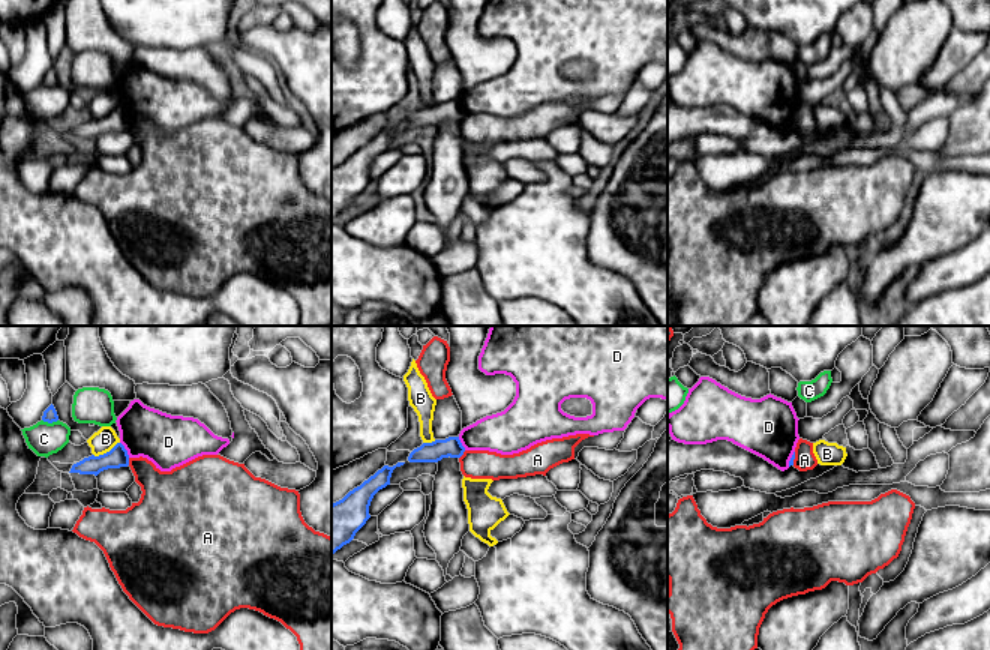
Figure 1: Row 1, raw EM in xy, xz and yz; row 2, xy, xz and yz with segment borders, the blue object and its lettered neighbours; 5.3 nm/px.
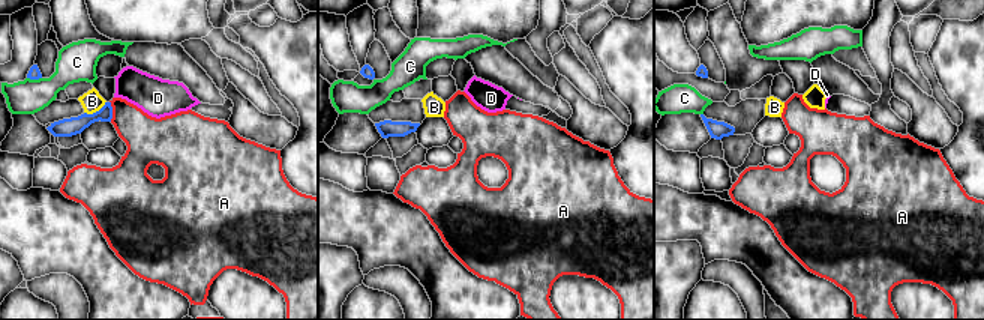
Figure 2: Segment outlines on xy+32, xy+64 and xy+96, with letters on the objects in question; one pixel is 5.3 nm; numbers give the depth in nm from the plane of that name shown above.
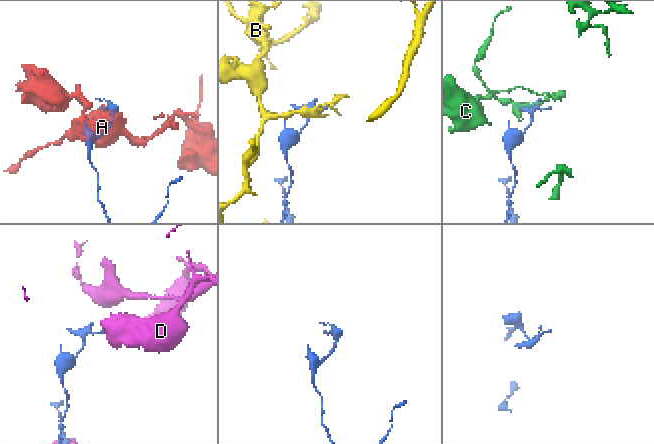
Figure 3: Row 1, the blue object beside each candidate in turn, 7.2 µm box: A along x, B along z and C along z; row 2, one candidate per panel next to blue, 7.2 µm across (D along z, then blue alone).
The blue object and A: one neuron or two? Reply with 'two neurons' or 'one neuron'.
two neurons

